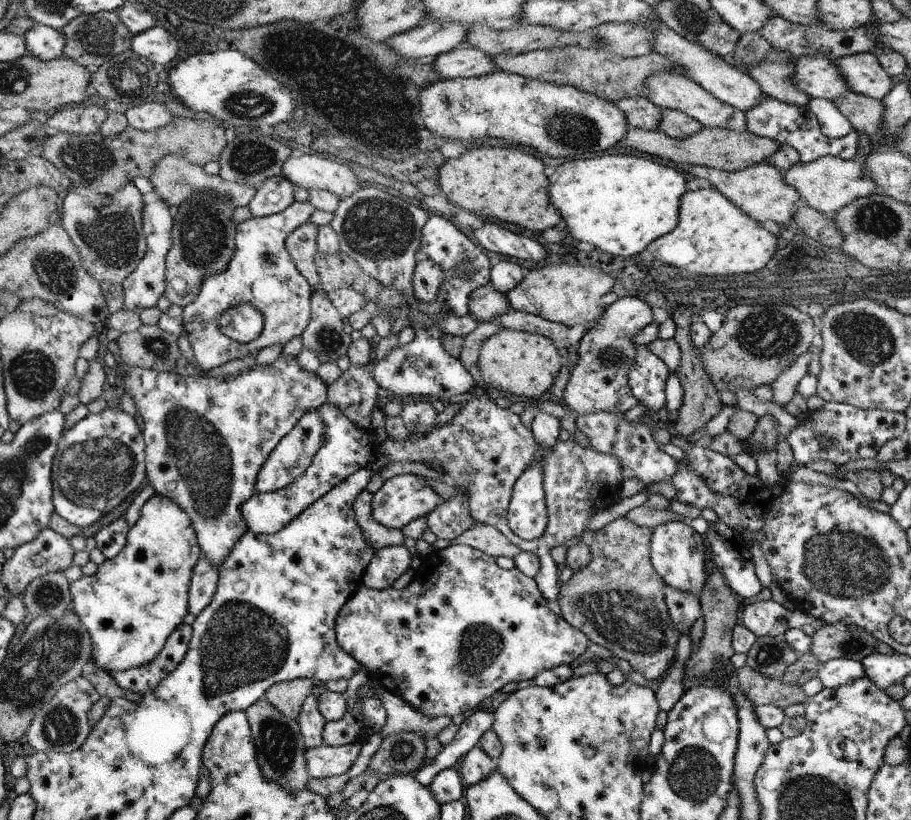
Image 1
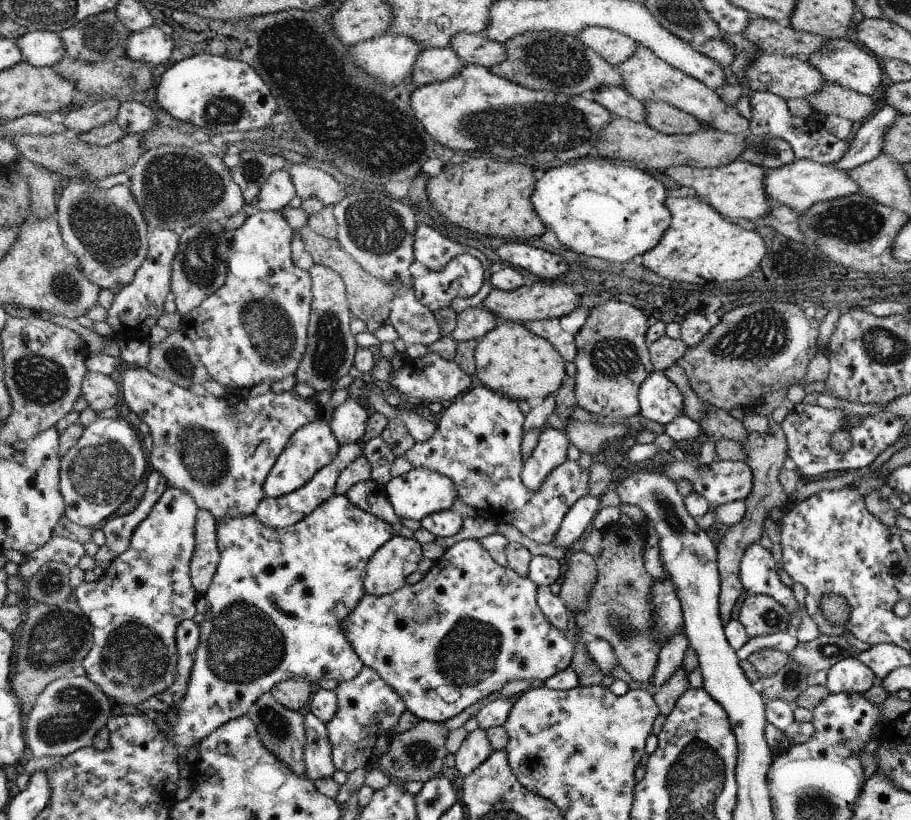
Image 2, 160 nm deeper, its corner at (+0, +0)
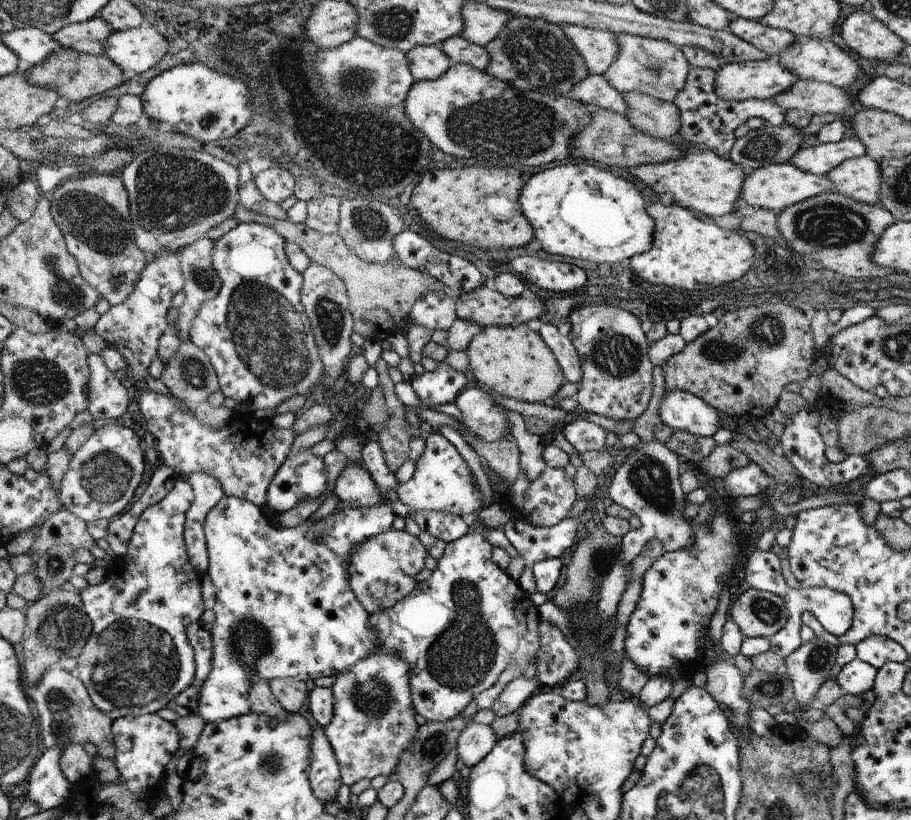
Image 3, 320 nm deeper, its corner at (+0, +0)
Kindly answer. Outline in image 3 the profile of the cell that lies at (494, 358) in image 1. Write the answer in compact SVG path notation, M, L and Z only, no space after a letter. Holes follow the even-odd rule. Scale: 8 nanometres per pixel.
M526 323L484 327L468 345L469 368L476 380L502 397L545 403L564 385L560 365L544 339Z

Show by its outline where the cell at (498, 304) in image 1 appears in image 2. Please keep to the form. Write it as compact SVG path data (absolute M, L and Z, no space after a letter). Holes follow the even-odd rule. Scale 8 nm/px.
M484 306L467 308L457 314L457 326L450 335L456 342L479 340L499 322L497 316Z

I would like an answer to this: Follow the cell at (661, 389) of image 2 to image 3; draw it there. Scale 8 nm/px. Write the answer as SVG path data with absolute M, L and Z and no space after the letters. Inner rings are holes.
M682 391L665 392L660 406L661 422L694 436L712 437L727 416L705 400Z

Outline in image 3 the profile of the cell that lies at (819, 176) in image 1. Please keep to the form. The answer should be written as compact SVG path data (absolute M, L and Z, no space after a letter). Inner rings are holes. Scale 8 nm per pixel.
M772 163L746 173L740 189L739 198L746 205L766 209L777 214L783 208L806 200L807 198L812 198L814 195L833 192L832 186L832 181L827 176L801 171L790 163Z

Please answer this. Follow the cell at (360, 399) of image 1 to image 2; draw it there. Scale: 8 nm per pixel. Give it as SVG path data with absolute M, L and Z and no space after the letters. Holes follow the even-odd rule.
M358 399L346 400L338 406L329 426L339 444L358 442L364 435L370 414L371 412L362 406Z

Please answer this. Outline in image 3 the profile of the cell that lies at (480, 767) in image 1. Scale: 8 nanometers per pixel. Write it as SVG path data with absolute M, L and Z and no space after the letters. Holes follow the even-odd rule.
M473 720L460 733L454 750L465 766L471 768L480 762L496 746L498 740L491 725L475 723Z

